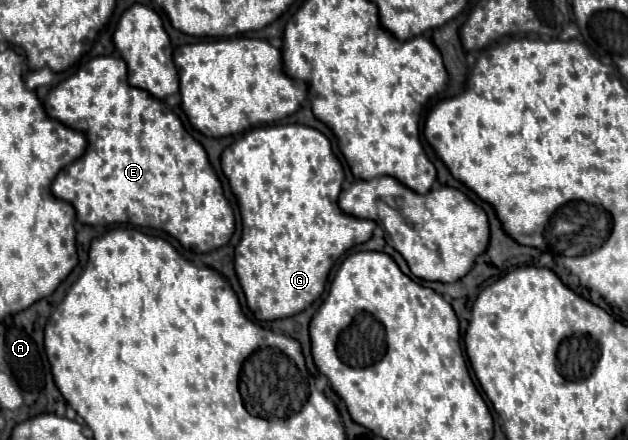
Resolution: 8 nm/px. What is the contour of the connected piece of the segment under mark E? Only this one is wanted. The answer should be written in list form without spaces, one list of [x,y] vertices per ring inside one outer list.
[[[94,57],[94,59],[88,61],[78,73],[74,73],[74,75],[68,77],[66,81],[58,83],[58,85],[50,91],[48,99],[44,101],[44,107],[46,107],[46,111],[48,111],[50,117],[56,117],[56,119],[62,121],[64,125],[70,125],[70,127],[74,127],[74,129],[84,131],[86,137],[88,137],[88,149],[86,149],[86,153],[84,153],[78,161],[74,161],[74,163],[68,165],[66,169],[62,169],[62,171],[58,173],[56,181],[54,181],[54,185],[52,185],[52,193],[54,193],[58,199],[64,199],[64,201],[68,201],[68,203],[74,205],[80,223],[86,223],[86,225],[112,225],[112,223],[126,223],[126,219],[128,219],[130,223],[140,225],[140,227],[154,227],[154,229],[166,231],[166,233],[170,233],[172,237],[176,237],[176,239],[182,243],[182,247],[186,247],[186,249],[192,249],[192,247],[194,247],[194,251],[200,249],[200,253],[210,251],[212,247],[222,247],[222,245],[226,245],[226,243],[230,241],[230,237],[232,237],[232,233],[234,233],[236,219],[234,219],[234,211],[232,211],[232,207],[230,207],[230,201],[228,201],[226,195],[224,195],[222,183],[220,183],[216,171],[212,169],[212,165],[210,165],[210,161],[208,161],[208,153],[206,153],[204,147],[186,131],[182,119],[180,119],[170,107],[166,107],[166,103],[162,103],[160,99],[152,97],[148,91],[138,89],[138,87],[132,87],[132,85],[128,83],[128,67],[126,67],[124,59],[120,59],[120,57]]]

